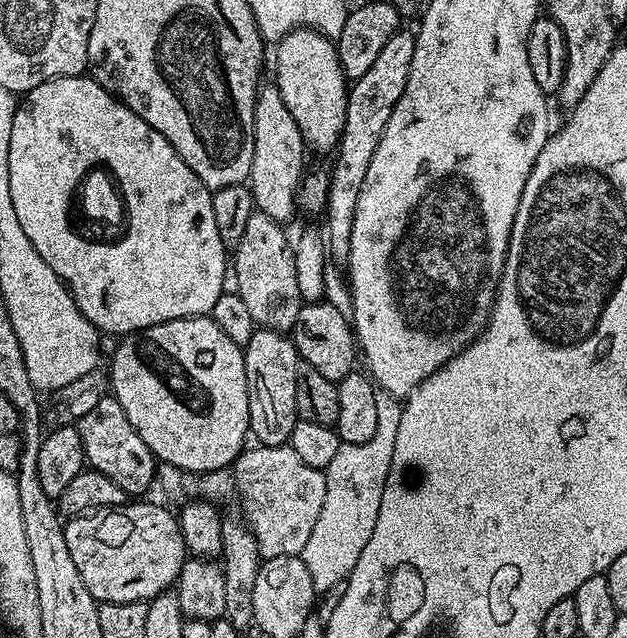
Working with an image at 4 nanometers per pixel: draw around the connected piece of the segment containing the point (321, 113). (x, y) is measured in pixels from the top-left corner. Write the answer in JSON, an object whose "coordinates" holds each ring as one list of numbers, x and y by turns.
{"coordinates":[[295,28,286,34,275,45,276,48,276,77,274,83,280,92,282,102,286,102,286,110,298,122,298,130,302,134,305,145,316,152,331,153,339,145,340,135,344,133,346,118,346,102,348,101,349,81,346,79,340,59,336,53,335,43,321,32,313,28]]}

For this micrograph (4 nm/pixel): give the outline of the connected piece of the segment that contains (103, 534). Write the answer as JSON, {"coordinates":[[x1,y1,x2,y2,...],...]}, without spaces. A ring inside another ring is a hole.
{"coordinates":[[125,502,119,508,106,508,93,511,91,514,73,516,64,524,64,537,66,538,66,546,70,550,70,558,74,558,74,566,78,566,78,574,82,574,82,582,86,582,86,590,90,590,93,598,101,604,106,602,138,602,139,600,147,602,153,600,158,594,169,591,176,581,180,579,180,571,185,562,186,553,182,542,179,519,173,513,171,516,160,504,140,503,144,502]]}

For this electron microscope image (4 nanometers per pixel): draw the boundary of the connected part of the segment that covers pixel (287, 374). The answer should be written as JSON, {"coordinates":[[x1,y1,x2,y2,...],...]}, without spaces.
{"coordinates":[[257,327,248,344,243,345,244,365,248,379,251,435,257,445,288,444,298,419,296,414,296,368,302,363,291,339,273,328]]}

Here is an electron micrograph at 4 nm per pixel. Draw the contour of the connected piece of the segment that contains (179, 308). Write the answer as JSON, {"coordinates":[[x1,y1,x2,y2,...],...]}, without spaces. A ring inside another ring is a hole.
{"coordinates":[[91,75,59,76,50,82,42,82,42,86,30,90,19,101,11,127,9,170,10,198,14,202,14,210,18,213,18,222,23,232,30,238,38,254,42,254,46,265,67,285,78,310,101,333,131,334,187,316,207,316,214,302,218,302,218,298,226,291,224,275,230,272,230,256,222,238,218,238,218,226,214,222,213,189,207,188,202,178,198,178,198,174,194,174,194,170,182,162,178,150,174,150,174,146,170,146,170,142,166,142,166,138,162,138,154,126,142,122,134,110,108,93]]}

